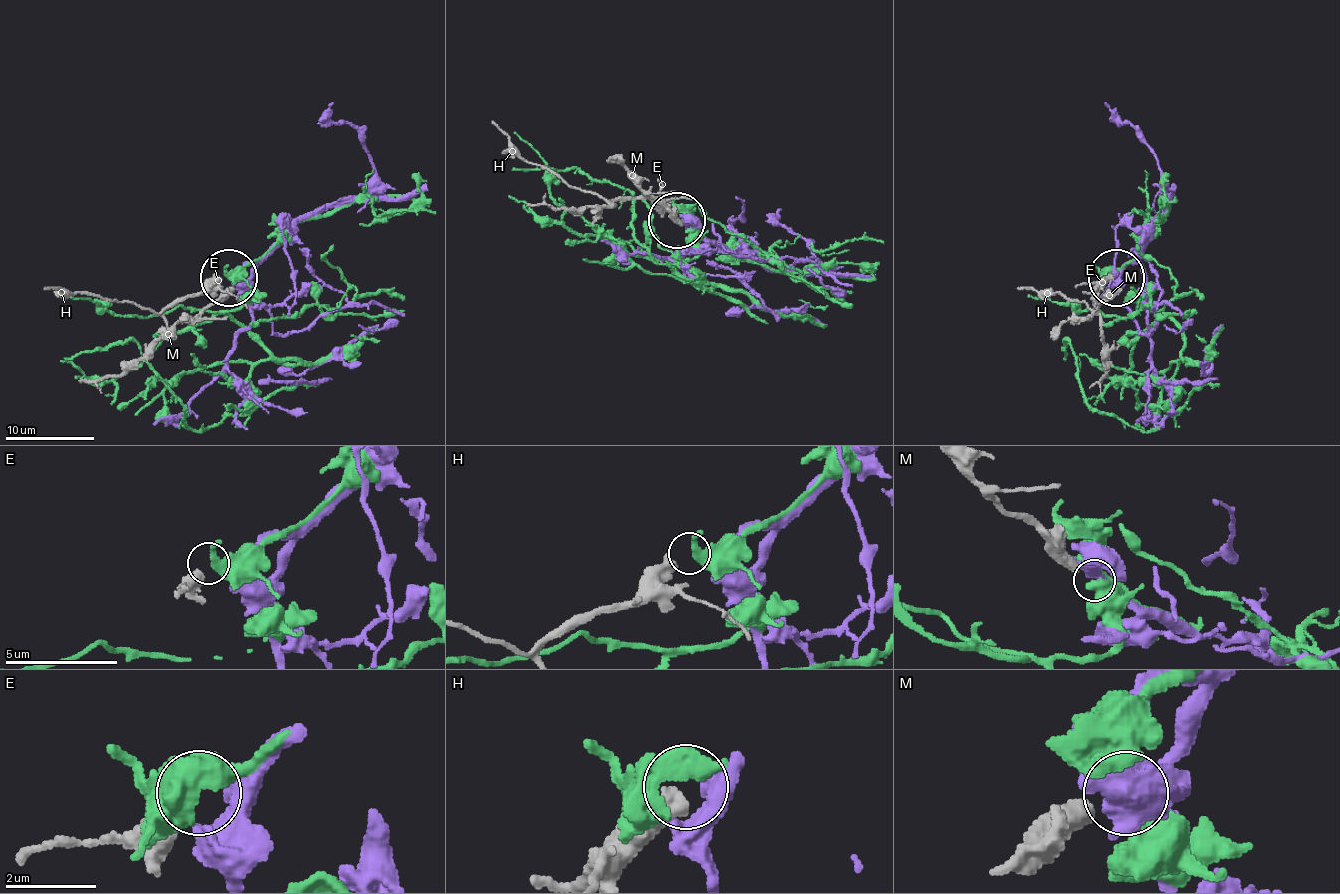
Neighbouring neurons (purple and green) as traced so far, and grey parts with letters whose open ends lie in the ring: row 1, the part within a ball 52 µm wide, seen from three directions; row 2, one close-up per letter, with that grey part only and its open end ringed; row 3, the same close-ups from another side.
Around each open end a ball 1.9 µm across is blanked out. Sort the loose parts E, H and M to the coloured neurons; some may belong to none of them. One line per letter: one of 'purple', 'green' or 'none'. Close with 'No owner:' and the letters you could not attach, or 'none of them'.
E: green
H: purple
M: none
No owner: M

